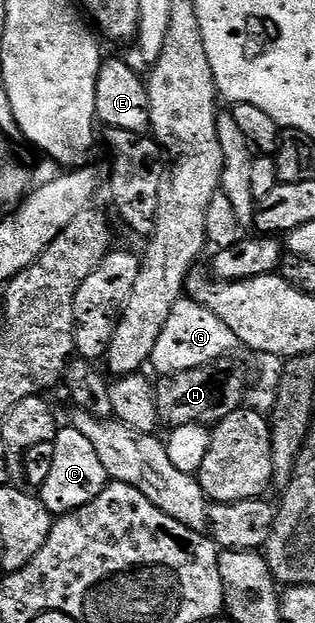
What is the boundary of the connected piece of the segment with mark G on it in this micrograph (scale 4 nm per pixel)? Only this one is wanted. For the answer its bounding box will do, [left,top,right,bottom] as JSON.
[149,298,239,377]

